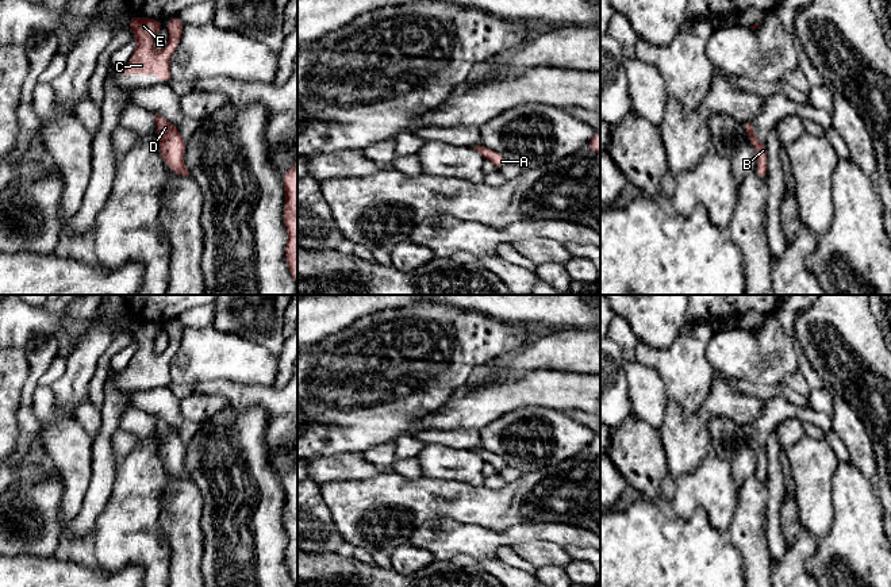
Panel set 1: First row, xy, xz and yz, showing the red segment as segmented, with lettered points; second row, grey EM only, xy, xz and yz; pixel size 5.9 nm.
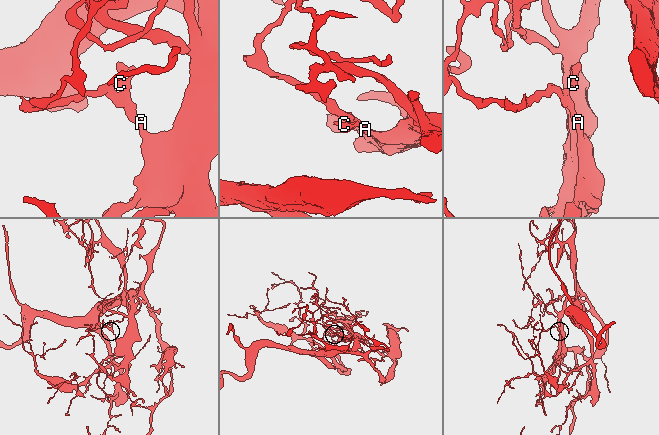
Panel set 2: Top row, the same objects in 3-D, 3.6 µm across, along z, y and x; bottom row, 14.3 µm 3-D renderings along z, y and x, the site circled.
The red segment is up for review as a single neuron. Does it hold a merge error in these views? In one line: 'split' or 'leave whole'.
leave whole

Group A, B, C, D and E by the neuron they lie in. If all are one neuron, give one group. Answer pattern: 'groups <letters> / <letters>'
groups A B C D E

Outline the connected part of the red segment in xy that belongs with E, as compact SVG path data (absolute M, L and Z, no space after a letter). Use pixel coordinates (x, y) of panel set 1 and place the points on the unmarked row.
M133 319L130 322L130 333L137 341L137 352L130 361L130 365L114 376L123 377L157 377L160 384L170 385L172 376L169 362L178 349L184 326L178 319L173 319L168 325L169 346L157 356L154 353L154 341L157 334L164 329L162 325L149 321Z

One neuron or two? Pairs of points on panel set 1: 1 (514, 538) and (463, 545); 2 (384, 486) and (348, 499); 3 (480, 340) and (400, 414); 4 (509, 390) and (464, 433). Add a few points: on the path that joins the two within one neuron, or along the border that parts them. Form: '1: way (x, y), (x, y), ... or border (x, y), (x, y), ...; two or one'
1: way (502, 538), (475, 543); one
2: way (375, 495), (371, 499), (357, 499); one
3: way (460, 360), (426, 394), (421, 394); one
4: border (477, 429), (452, 428), (440, 430); two

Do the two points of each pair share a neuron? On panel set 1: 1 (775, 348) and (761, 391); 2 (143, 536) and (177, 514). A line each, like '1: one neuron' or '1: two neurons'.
1: two neurons
2: two neurons

